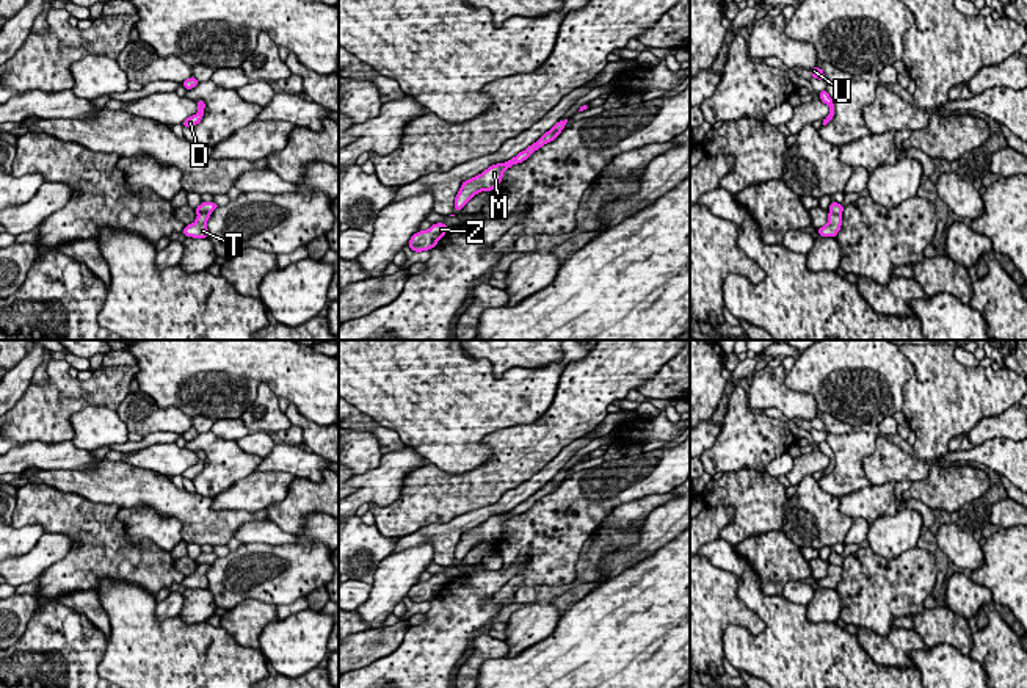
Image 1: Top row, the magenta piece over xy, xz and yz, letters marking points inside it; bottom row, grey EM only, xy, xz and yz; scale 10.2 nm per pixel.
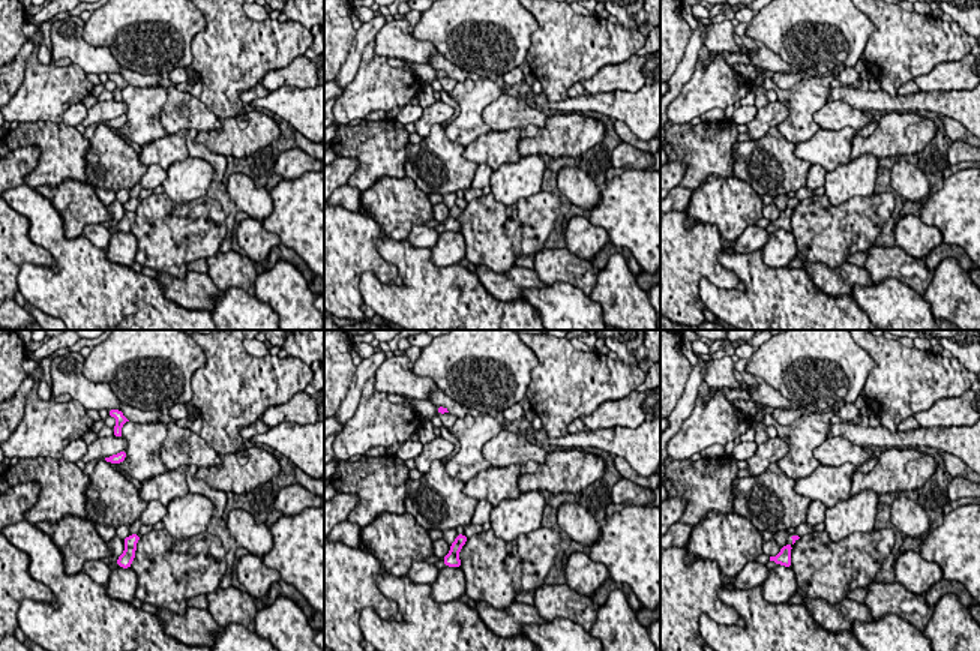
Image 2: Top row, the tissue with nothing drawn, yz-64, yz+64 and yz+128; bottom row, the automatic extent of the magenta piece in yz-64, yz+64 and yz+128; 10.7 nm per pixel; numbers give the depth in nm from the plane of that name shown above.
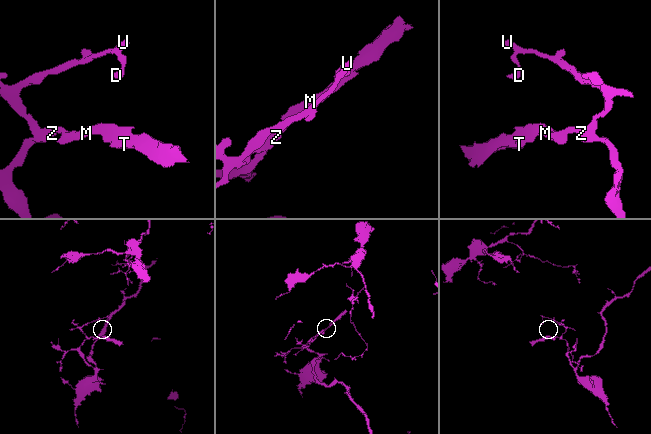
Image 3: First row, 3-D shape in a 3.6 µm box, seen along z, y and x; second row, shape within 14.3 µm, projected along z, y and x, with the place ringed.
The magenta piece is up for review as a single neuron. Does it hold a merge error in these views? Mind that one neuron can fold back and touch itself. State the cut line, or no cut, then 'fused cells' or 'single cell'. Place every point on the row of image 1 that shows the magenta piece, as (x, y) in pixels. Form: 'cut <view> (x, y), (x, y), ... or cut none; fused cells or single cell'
cut xy (209, 212), (198, 215); fused cells

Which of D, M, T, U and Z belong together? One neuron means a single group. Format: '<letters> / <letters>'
D M U Z / T

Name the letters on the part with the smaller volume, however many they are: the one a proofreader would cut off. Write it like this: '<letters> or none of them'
T

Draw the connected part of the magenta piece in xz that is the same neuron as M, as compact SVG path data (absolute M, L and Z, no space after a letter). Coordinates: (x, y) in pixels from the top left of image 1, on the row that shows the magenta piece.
M546 132L536 143L533 143L532 146L528 146L525 150L519 152L516 157L513 157L511 160L505 161L505 163L497 163L489 166L488 169L484 169L481 174L464 180L461 183L459 191L456 193L455 197L455 212L459 212L464 208L464 205L478 193L481 191L492 191L495 190L503 177L503 171L511 168L513 165L522 163L525 161L530 155L533 155L535 150L538 150L539 147L543 147L547 143L552 143L553 139L557 139L557 136L561 132Z

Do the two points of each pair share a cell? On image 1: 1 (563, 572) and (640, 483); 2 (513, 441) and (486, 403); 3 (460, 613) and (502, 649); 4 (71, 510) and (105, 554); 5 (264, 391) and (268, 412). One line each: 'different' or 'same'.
1: same
2: different
3: different
4: same
5: same

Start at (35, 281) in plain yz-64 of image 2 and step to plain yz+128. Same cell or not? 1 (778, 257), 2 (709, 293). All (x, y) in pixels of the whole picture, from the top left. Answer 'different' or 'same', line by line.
1: different
2: same

